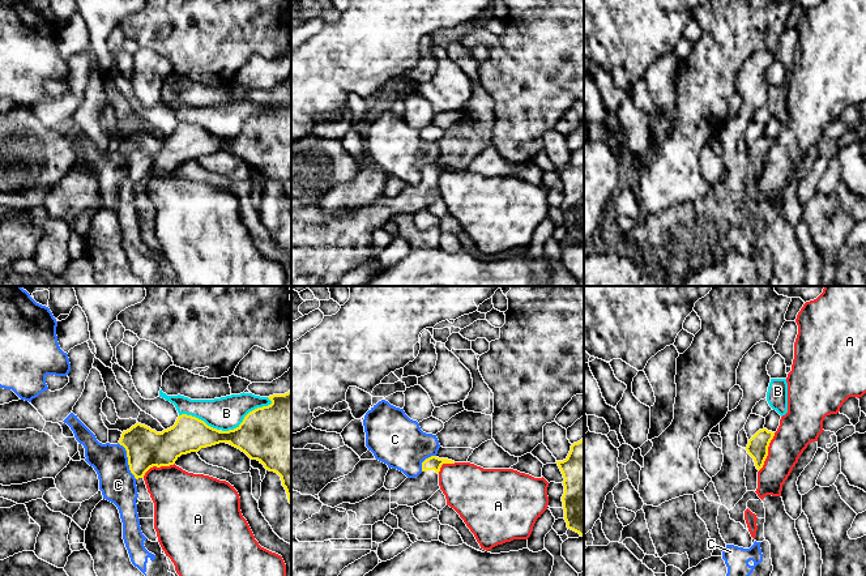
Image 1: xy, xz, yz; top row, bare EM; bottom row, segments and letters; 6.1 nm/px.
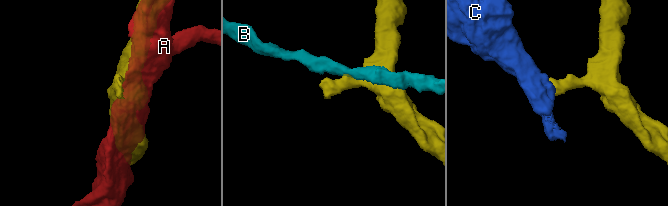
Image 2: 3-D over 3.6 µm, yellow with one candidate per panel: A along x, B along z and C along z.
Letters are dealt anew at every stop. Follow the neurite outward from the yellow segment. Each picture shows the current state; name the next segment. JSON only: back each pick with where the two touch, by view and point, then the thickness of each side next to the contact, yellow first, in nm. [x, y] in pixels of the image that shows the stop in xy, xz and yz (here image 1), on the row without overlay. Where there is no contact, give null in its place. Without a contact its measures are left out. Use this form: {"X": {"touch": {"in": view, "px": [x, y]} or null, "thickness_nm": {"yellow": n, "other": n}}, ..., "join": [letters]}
{"join": []}

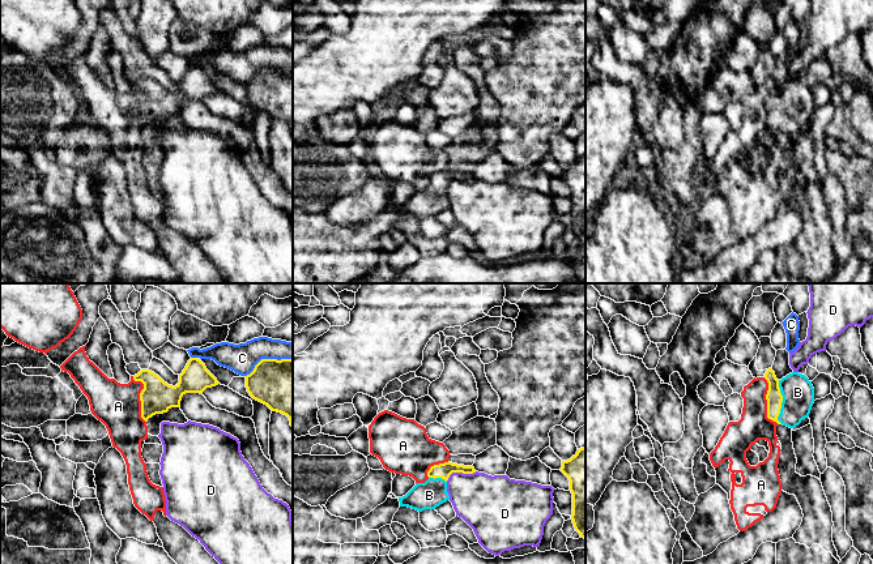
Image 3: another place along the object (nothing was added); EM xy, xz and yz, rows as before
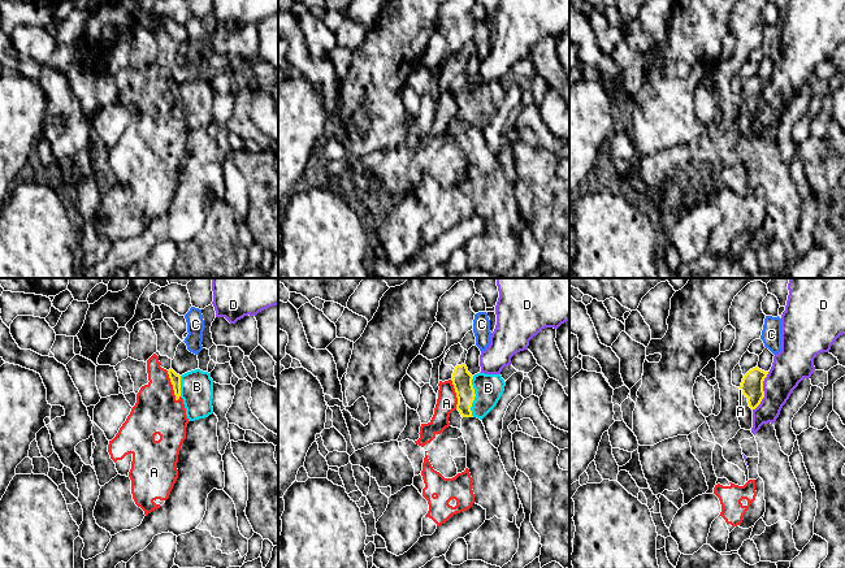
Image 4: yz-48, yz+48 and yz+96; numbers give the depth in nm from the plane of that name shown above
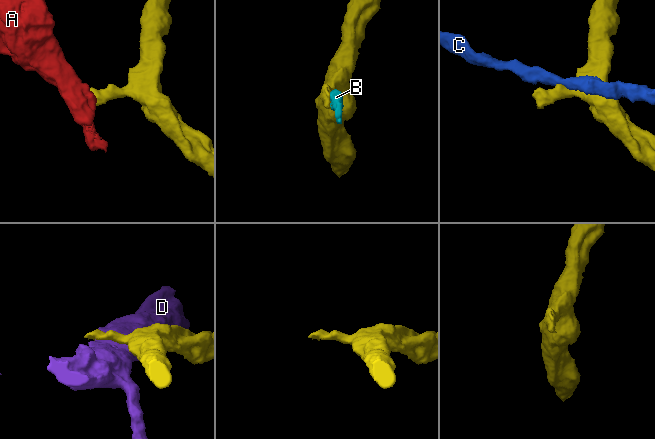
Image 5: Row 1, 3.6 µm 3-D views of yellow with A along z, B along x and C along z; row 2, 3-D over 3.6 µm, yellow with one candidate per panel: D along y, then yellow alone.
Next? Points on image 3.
{"B": {"touch": {"in": "yz", "px": [782, 109]}, "thickness_nm": {"yellow": 100, "other": 200}}, "join": ["B"]}

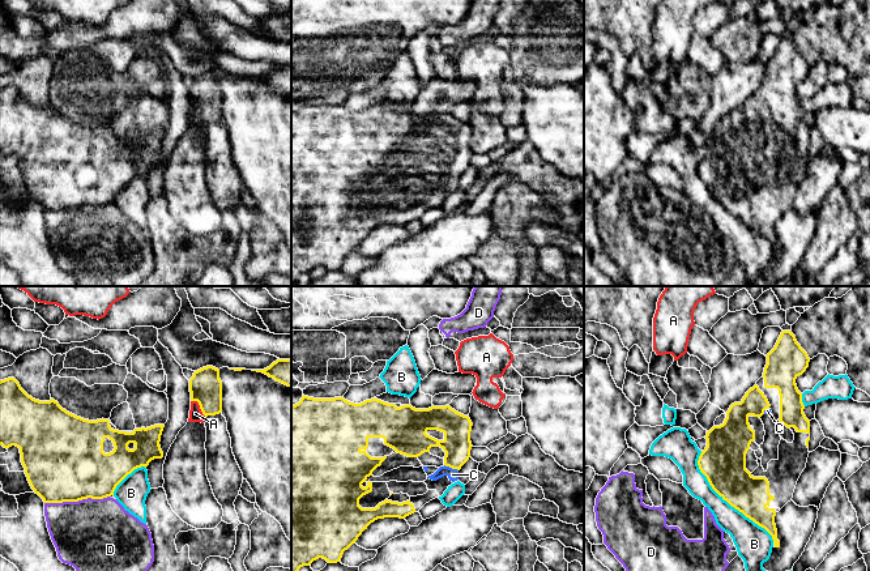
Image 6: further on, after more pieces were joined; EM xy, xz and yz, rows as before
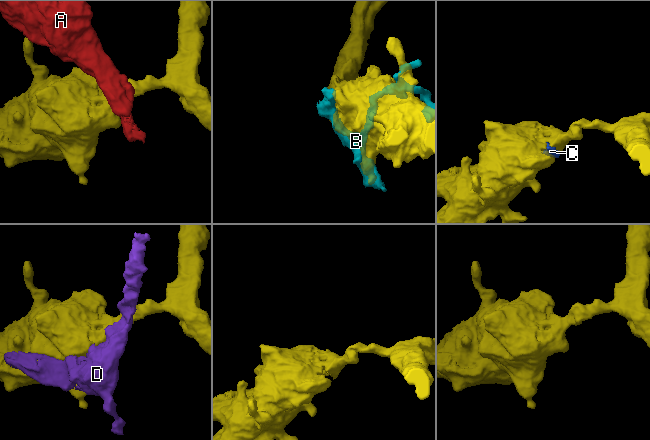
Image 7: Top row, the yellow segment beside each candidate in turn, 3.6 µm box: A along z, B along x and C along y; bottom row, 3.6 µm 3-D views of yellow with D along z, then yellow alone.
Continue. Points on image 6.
{"C": {"touch": {"in": "xz", "px": [451, 174]}, "thickness_nm": {"yellow": 170, "other": 70}}, "join": ["C"]}

